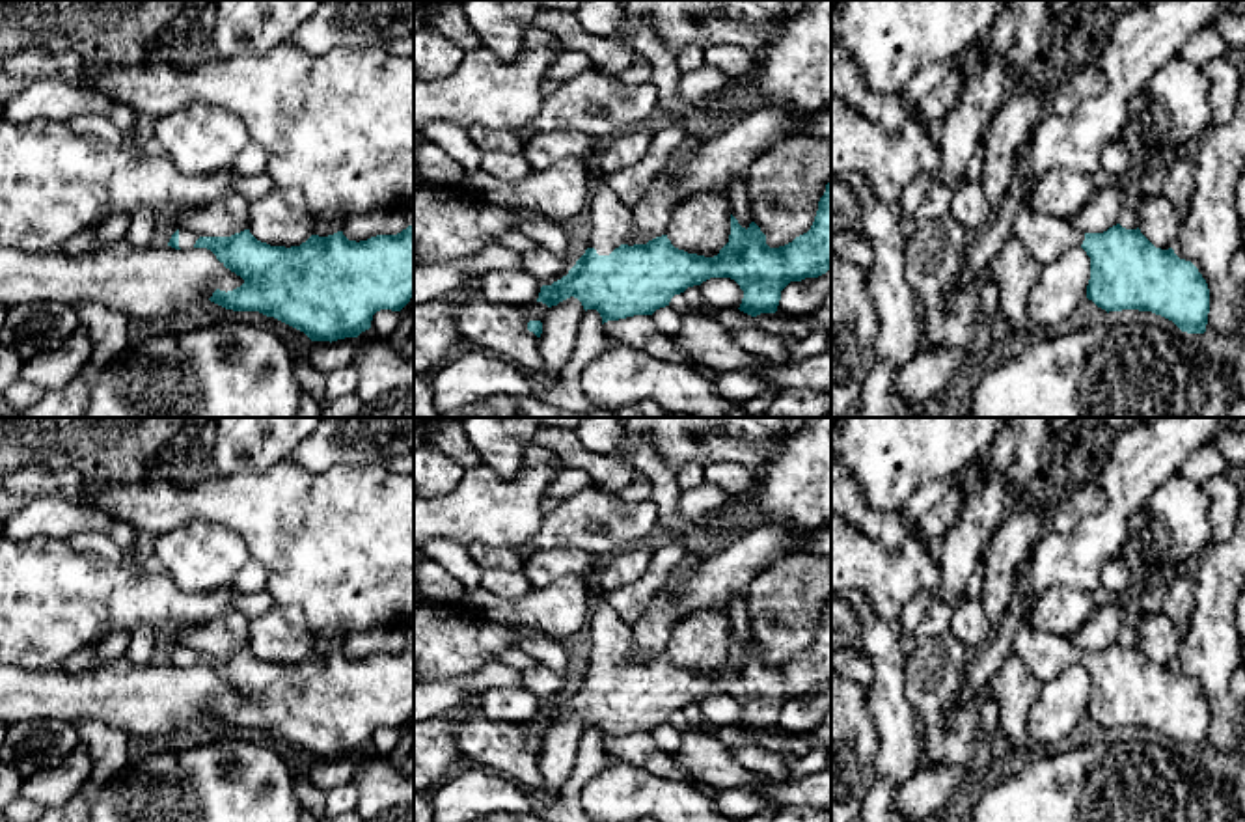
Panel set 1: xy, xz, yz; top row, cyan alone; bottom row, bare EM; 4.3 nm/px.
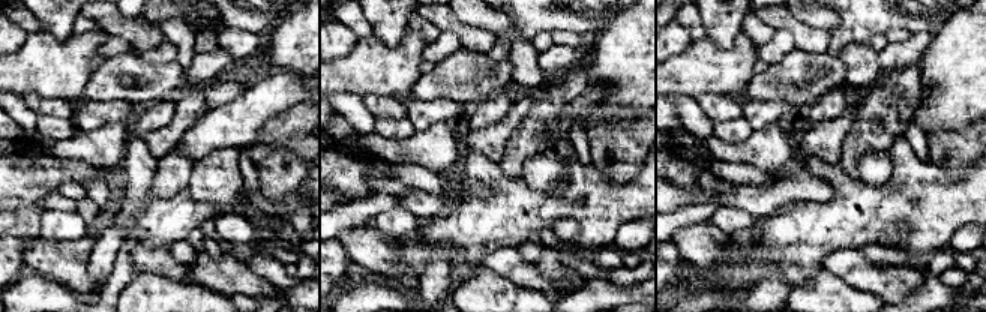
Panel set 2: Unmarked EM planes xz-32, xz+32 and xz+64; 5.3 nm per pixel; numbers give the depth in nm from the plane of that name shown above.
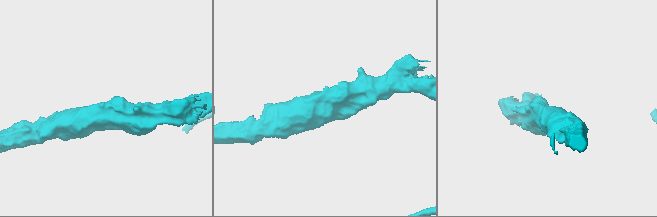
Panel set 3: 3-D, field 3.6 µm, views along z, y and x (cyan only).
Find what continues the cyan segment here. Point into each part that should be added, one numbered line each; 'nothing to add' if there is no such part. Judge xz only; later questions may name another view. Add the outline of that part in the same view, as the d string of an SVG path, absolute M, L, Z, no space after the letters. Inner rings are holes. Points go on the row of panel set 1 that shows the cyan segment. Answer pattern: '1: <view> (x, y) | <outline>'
1: xz (608, 222) | M595 181L585 216L585 242L598 255L609 255L624 244L634 233L634 212L617 194Z

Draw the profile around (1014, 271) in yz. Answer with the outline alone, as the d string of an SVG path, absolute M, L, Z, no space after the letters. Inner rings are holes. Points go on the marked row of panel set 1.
M1010 233L1003 248L992 257L988 276L999 289L999 309L1008 324L1014 345L1033 328L1027 317L1027 295L1042 276L1044 265Z

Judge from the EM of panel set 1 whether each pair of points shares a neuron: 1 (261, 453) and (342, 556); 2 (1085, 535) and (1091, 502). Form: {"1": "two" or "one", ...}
{"1": "two", "2": "two"}

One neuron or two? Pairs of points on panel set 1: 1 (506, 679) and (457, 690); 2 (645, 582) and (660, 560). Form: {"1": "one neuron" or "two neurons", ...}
{"1": "one neuron", "2": "one neuron"}

